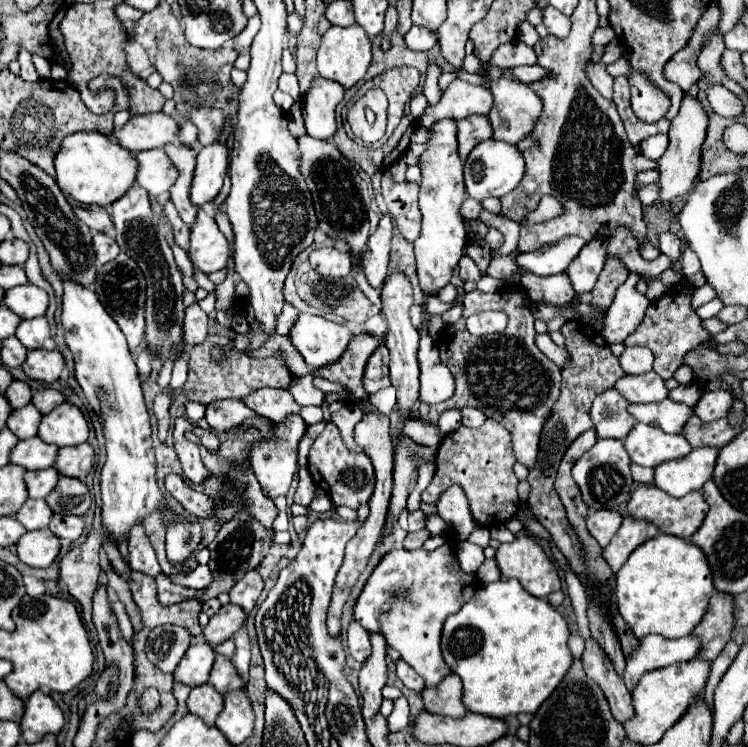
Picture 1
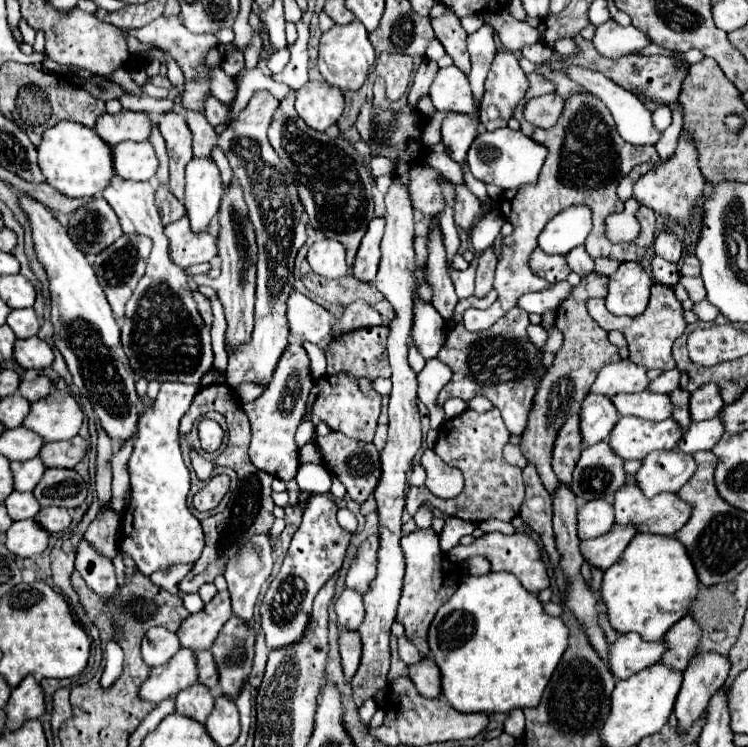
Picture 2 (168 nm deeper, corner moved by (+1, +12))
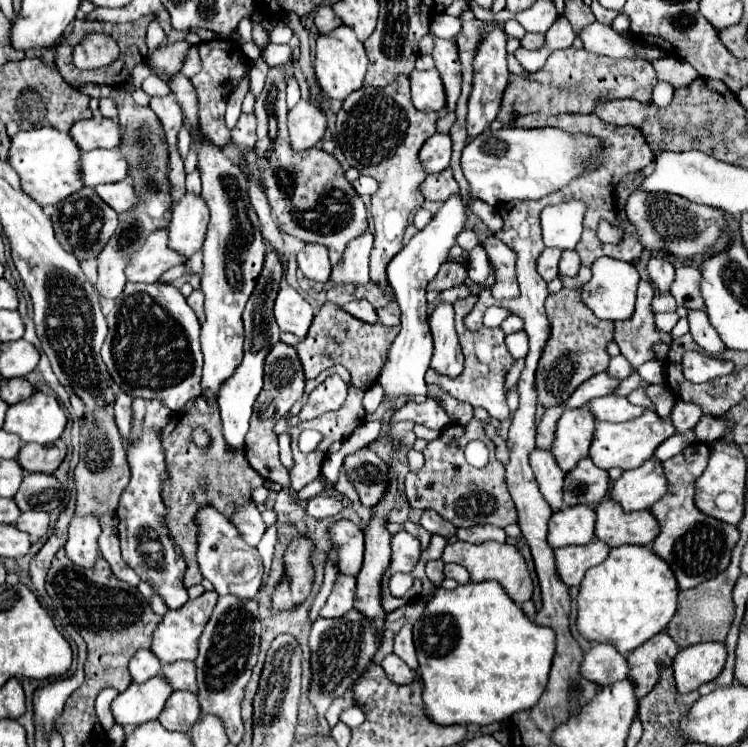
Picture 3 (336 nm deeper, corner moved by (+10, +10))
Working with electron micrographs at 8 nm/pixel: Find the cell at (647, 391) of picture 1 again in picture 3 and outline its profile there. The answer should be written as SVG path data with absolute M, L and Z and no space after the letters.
M600 372L592 378L588 378L588 382L580 384L576 388L576 392L572 394L572 398L568 398L568 402L564 404L566 408L580 408L580 406L586 406L592 398L598 398L598 396L606 396L606 394L614 394L616 388L618 388L620 380L610 376L608 372Z

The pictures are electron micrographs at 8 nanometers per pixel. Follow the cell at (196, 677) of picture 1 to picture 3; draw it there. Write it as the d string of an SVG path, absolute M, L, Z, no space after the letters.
M162 674L142 684L134 682L112 702L114 718L124 728L140 726L148 720L156 720L172 692L174 688L166 682Z

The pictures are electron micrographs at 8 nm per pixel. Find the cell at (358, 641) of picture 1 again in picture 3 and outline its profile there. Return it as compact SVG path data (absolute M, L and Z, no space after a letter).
M338 574L338 580L332 588L328 602L320 610L320 616L322 618L340 618L340 616L348 614L352 610L354 594L356 594L356 578Z

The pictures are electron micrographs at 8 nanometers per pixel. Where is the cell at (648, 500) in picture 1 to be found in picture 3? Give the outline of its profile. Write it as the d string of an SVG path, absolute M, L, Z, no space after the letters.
M612 498L602 500L596 508L596 538L616 548L622 544L648 546L660 534L660 522L646 508L638 512L624 512Z

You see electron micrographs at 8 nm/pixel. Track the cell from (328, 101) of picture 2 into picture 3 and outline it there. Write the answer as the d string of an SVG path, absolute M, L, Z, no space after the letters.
M300 100L288 112L288 130L292 138L292 148L306 150L316 146L326 132L326 114L318 104L310 100Z

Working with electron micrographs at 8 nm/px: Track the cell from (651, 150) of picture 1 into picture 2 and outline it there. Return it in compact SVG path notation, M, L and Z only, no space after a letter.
M663 106L663 108L659 108L659 110L655 110L653 112L653 122L655 122L655 126L663 132L665 128L669 128L669 124L671 124L671 106Z

